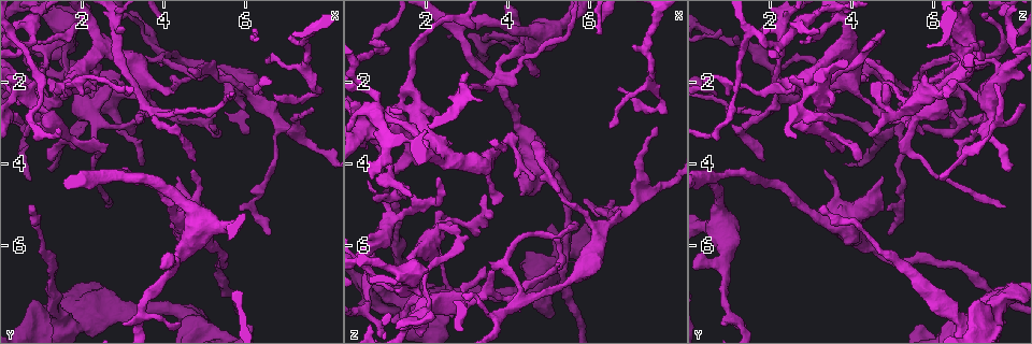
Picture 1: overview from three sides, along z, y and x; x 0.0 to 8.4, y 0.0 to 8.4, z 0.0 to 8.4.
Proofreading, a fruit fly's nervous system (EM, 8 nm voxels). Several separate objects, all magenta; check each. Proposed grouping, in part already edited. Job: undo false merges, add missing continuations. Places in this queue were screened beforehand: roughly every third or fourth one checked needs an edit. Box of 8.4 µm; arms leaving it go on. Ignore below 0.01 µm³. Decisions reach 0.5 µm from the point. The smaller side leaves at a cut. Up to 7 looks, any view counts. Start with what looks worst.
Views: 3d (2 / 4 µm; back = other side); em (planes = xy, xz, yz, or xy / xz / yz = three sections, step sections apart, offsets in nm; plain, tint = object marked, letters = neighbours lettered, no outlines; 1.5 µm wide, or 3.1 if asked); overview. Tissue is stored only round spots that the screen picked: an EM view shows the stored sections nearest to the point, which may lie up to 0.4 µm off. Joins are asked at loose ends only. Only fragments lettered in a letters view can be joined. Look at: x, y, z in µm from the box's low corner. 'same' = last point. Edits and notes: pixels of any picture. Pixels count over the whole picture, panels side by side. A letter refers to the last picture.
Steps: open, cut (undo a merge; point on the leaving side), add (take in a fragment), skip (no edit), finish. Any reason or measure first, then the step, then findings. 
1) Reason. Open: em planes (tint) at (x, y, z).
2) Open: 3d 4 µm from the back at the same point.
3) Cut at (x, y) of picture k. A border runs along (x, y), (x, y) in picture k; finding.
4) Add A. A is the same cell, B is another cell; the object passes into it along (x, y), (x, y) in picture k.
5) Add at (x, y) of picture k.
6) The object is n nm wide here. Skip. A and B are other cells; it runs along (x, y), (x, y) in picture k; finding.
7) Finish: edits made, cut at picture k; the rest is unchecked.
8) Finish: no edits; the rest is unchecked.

Branch stops here. Open: em planes (letters) at (6.70, 2.30, 2.20).

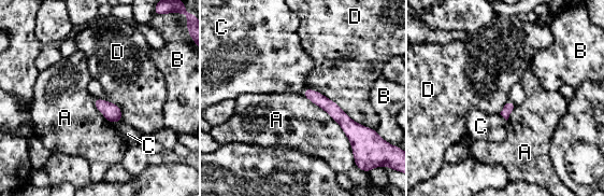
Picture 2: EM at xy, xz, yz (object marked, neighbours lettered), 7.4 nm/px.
Skip. A, B, C and D are other cells; a border runs along (306, 86), (370, 128) in picture 2; none of them fits.

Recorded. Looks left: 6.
Free end. Open: em planes (plain) at (3.00, 7.95, 0.90).

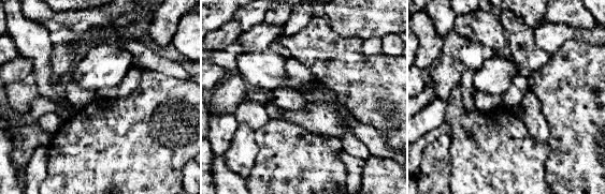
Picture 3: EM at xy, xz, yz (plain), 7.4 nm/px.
Open: em planes (letters) at the same point.

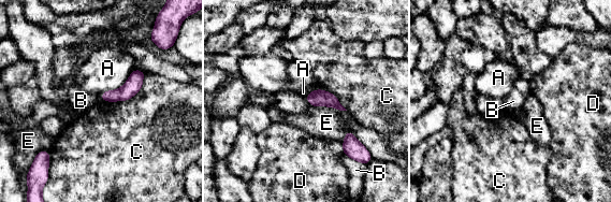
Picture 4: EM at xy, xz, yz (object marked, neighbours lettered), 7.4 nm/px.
Skip. A, B, C, D and E are other cells; it runs along (141, 73), (120, 95), (102, 97) in picture 4; no lettered fragment goes on from it.

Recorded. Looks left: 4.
Open: 3d 2 µm at (6.60, 5.75, 4.85).

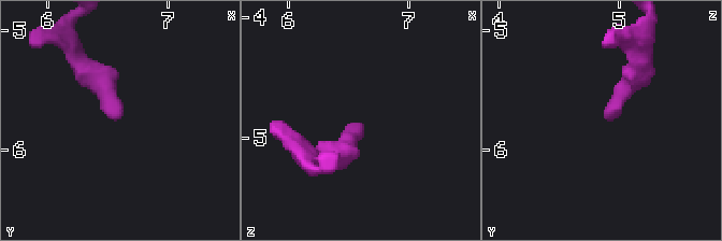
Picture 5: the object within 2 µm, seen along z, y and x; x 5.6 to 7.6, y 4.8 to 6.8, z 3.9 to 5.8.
Open: em yz step 4 (letters) at (6.60, 5.74, 4.86).

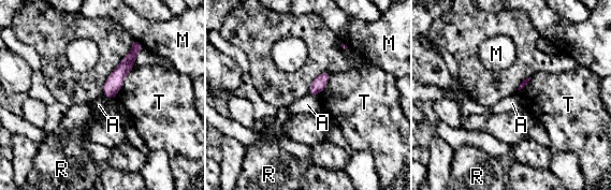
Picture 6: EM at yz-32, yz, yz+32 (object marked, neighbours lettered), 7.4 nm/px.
Skip. A, M, R and T are other cells; it runs along (139, 45), (106, 93) in picture 6; no lettered fragment goes on from it.

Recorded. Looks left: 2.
Finish: no edits; the rest is unchecked.

